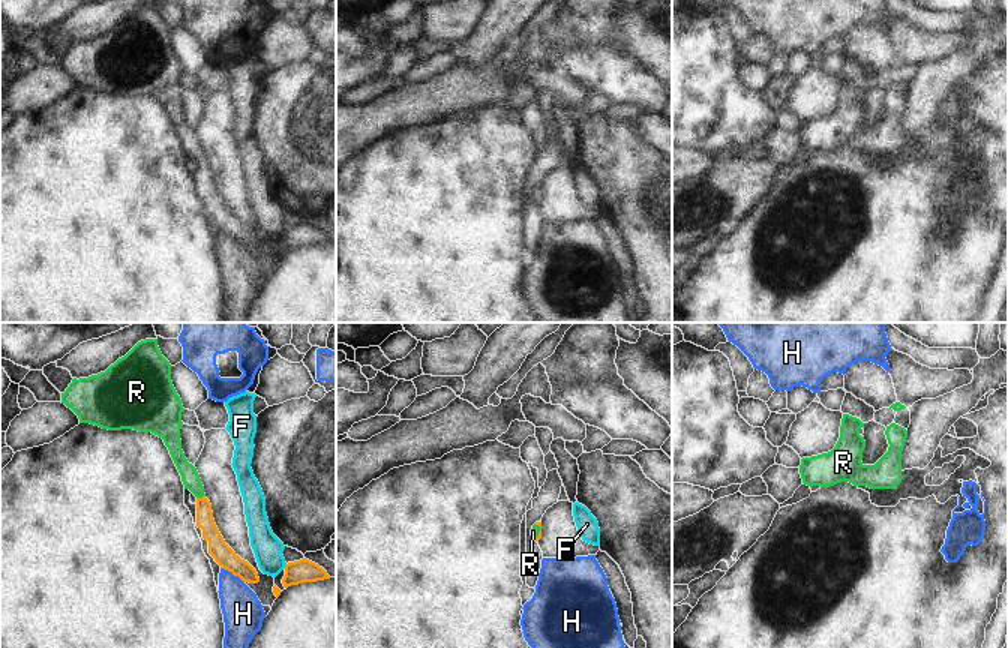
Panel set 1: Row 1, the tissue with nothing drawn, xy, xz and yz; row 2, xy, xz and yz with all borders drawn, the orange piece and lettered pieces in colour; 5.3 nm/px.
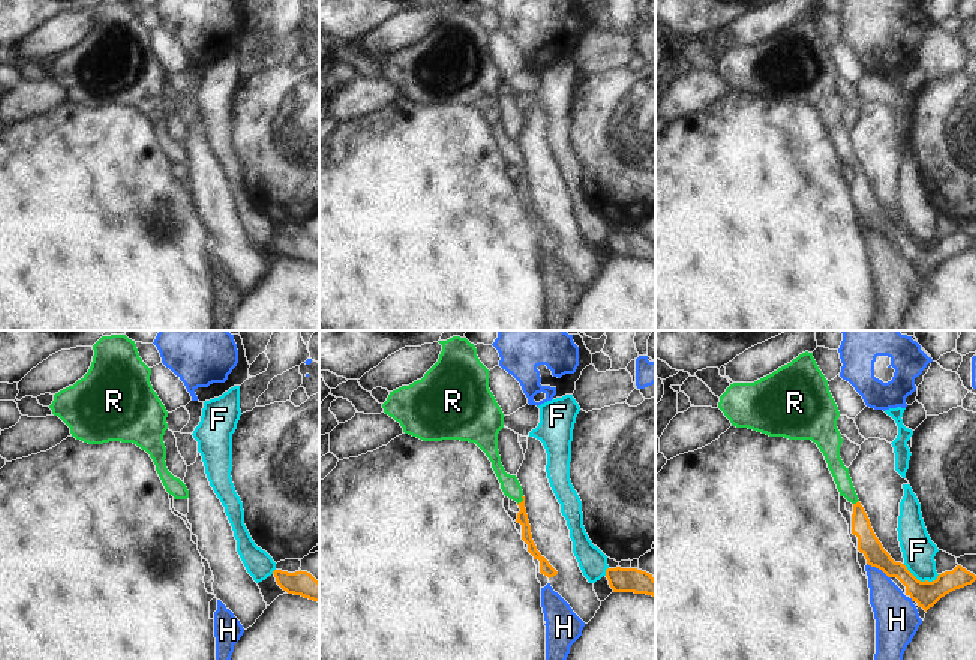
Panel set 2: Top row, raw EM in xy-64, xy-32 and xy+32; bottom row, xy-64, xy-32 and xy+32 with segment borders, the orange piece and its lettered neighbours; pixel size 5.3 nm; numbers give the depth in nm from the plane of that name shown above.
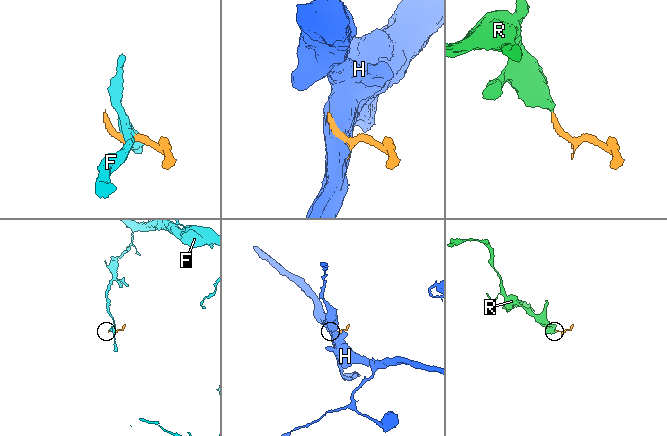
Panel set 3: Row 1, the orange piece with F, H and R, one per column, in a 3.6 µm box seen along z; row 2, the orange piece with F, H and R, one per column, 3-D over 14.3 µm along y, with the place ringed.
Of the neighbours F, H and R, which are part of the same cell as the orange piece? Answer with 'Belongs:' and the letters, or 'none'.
Belongs: R

